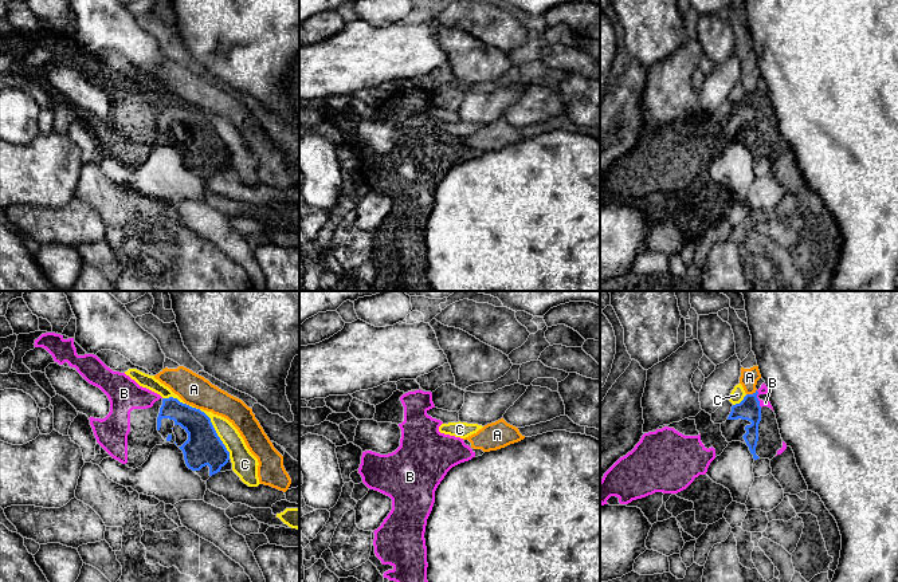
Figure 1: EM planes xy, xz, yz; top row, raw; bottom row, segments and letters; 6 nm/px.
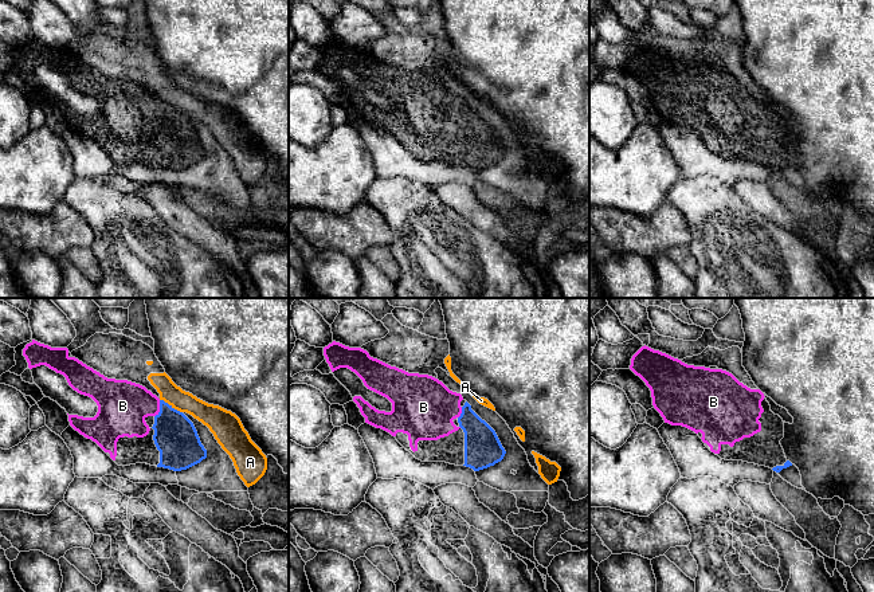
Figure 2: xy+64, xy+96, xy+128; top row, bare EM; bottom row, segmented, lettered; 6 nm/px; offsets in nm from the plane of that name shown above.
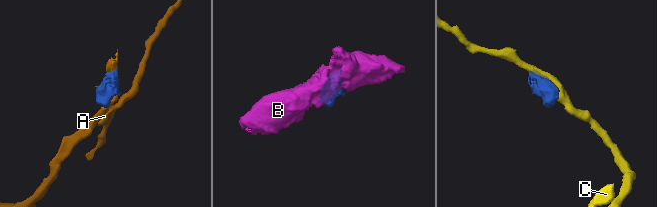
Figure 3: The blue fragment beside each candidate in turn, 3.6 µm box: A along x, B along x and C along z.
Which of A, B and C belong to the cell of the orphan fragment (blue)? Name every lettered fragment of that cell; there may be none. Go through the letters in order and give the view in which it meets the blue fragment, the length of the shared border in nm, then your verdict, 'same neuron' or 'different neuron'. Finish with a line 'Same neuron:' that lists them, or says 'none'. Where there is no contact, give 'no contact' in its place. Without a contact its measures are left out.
A: contact in yz; length 70 nm; different neuron
B: contact in yz; length 110 nm; same neuron
C: contact in xy; length 340 nm; different neuron
Same neuron: B

